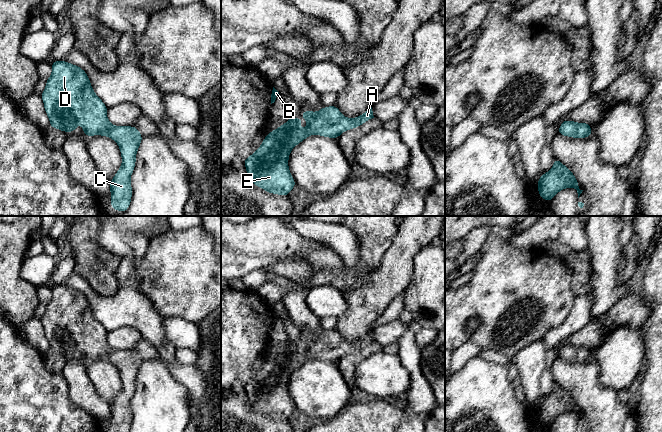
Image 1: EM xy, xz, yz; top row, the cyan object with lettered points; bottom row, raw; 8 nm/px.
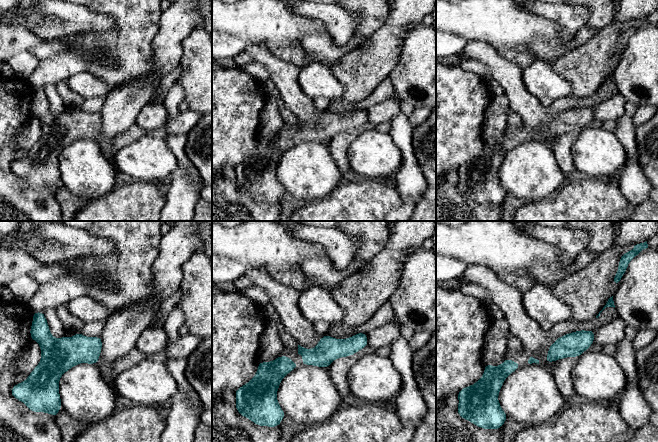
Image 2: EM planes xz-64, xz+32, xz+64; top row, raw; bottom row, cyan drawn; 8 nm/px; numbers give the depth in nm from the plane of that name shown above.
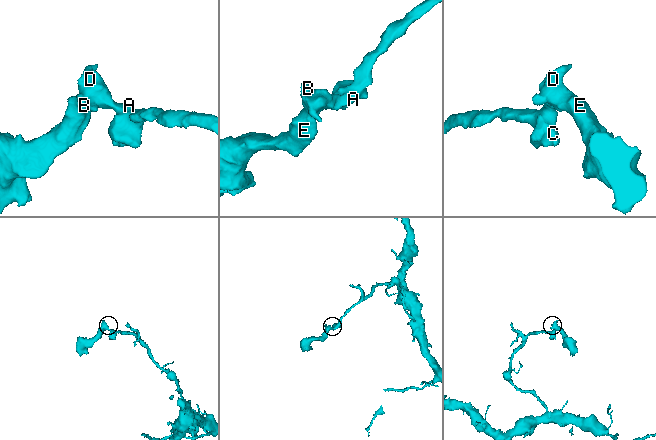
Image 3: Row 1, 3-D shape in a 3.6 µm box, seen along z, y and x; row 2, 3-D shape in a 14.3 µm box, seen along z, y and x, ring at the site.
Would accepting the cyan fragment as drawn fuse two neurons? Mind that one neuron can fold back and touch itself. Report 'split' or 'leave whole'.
leave whole

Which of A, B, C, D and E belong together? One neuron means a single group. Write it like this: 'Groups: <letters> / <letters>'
Groups: A B C D E

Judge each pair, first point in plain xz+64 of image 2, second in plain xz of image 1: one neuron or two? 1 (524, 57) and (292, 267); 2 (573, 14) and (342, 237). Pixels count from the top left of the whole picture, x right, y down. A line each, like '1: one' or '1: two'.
1: one
2: one

